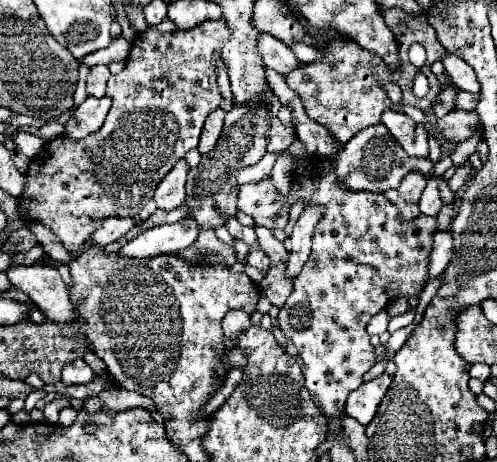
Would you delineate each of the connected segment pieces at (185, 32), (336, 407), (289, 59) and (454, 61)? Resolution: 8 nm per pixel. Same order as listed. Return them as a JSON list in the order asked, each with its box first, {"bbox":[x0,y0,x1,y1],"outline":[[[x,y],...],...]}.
[{"bbox":[19,19,231,251],"outline":[[[163,19],[159,25],[151,25],[151,27],[147,27],[145,31],[141,31],[141,33],[137,35],[137,39],[133,41],[133,45],[131,45],[131,51],[129,51],[125,69],[123,69],[121,73],[117,73],[117,75],[111,75],[109,81],[107,81],[107,97],[111,97],[111,99],[115,99],[115,101],[113,101],[113,107],[111,107],[111,111],[109,111],[109,115],[107,115],[101,131],[97,131],[97,133],[81,139],[81,143],[77,143],[75,147],[73,147],[72,143],[72,147],[69,147],[69,149],[68,140],[72,139],[65,135],[57,136],[46,142],[42,152],[31,161],[27,171],[25,191],[23,191],[21,197],[19,197],[19,211],[21,211],[21,215],[29,217],[29,219],[25,219],[25,221],[37,221],[37,223],[47,225],[55,235],[61,237],[61,241],[63,241],[63,245],[67,247],[67,251],[77,251],[77,249],[91,237],[91,233],[97,231],[97,227],[101,227],[103,219],[107,219],[107,217],[137,217],[137,213],[139,213],[139,211],[145,207],[145,203],[153,197],[153,191],[155,191],[157,183],[161,183],[161,179],[173,169],[173,165],[175,165],[179,159],[185,157],[187,151],[191,151],[191,149],[197,147],[199,135],[201,135],[201,127],[203,127],[207,115],[219,107],[219,103],[221,103],[223,97],[221,97],[219,87],[217,87],[215,65],[217,65],[217,61],[221,59],[221,49],[223,49],[223,45],[229,41],[229,37],[231,37],[231,35],[229,35],[229,27],[225,25],[223,19],[205,21],[205,23],[201,23],[201,25],[197,25],[197,27],[191,27],[191,29],[179,29],[179,27],[175,27],[175,23],[173,23],[171,19]]]},{"bbox":[237,161,437,419],"outline":[[[333,161],[327,169],[305,167],[305,171],[297,175],[297,179],[291,177],[291,191],[287,193],[287,197],[281,197],[277,193],[271,177],[265,177],[259,183],[241,185],[237,207],[243,213],[251,215],[255,219],[255,225],[267,229],[285,229],[289,209],[295,201],[303,201],[305,205],[321,205],[323,211],[313,231],[311,255],[301,275],[293,281],[293,293],[279,311],[279,325],[289,339],[285,353],[297,359],[313,403],[321,409],[321,413],[325,413],[325,417],[333,419],[339,411],[343,411],[349,393],[363,383],[363,375],[375,365],[375,353],[369,343],[369,333],[365,331],[369,319],[399,295],[407,299],[419,297],[425,283],[429,281],[429,253],[433,249],[437,219],[419,215],[413,221],[403,221],[397,207],[383,193],[373,195],[369,191],[351,191],[343,183],[339,183]]]},{"bbox":[257,33,301,75],"outline":[[[263,33],[257,45],[259,45],[259,53],[261,53],[261,57],[263,57],[265,67],[271,67],[271,69],[275,69],[275,71],[281,73],[281,75],[291,73],[291,71],[297,69],[299,63],[301,63],[301,61],[295,57],[295,53],[293,53],[289,47],[285,47],[285,43],[281,43],[279,39],[275,39],[275,37],[269,35],[269,33]]]},{"bbox":[441,55,479,93],"outline":[[[443,55],[441,59],[449,79],[463,91],[469,91],[469,93],[479,93],[479,83],[477,83],[477,77],[475,77],[475,71],[457,55]]]}]

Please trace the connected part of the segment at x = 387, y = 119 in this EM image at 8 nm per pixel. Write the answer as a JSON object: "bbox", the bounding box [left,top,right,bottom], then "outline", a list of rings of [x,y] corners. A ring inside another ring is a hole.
{"bbox":[381,109,427,157],"outline":[[[385,109],[381,115],[381,123],[391,131],[391,135],[399,141],[399,145],[411,157],[427,157],[427,131],[423,125],[417,125],[411,117]]]}

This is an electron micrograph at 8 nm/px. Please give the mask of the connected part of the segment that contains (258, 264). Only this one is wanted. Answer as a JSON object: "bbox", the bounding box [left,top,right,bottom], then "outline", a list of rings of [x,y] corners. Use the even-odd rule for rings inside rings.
{"bbox":[249,247,269,275],"outline":[[[255,247],[249,253],[249,265],[253,265],[255,269],[259,269],[263,275],[267,275],[267,271],[269,271],[269,257],[261,251],[261,247]]]}

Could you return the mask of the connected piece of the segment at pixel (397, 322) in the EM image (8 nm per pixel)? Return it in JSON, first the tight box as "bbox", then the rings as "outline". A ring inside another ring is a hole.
{"bbox":[387,311,415,333],"outline":[[[407,311],[407,313],[403,313],[403,315],[397,315],[397,317],[393,317],[393,319],[389,321],[389,329],[387,329],[387,331],[393,333],[393,331],[409,325],[413,319],[415,319],[415,313],[413,313],[413,311]]]}

